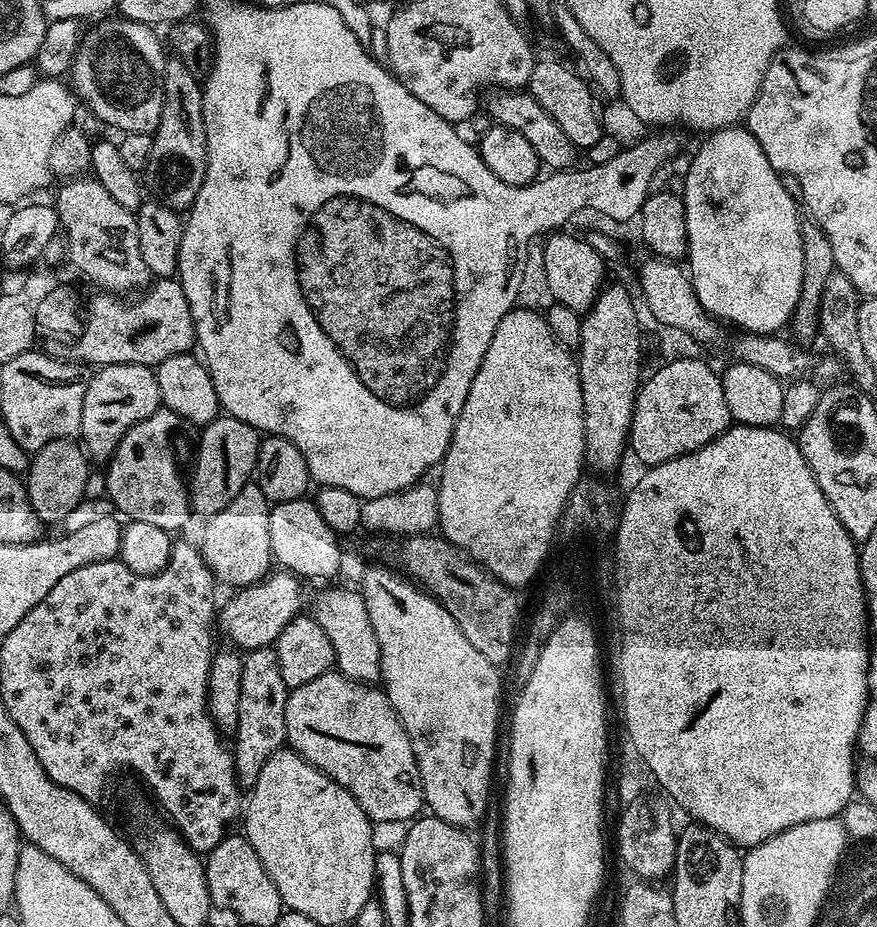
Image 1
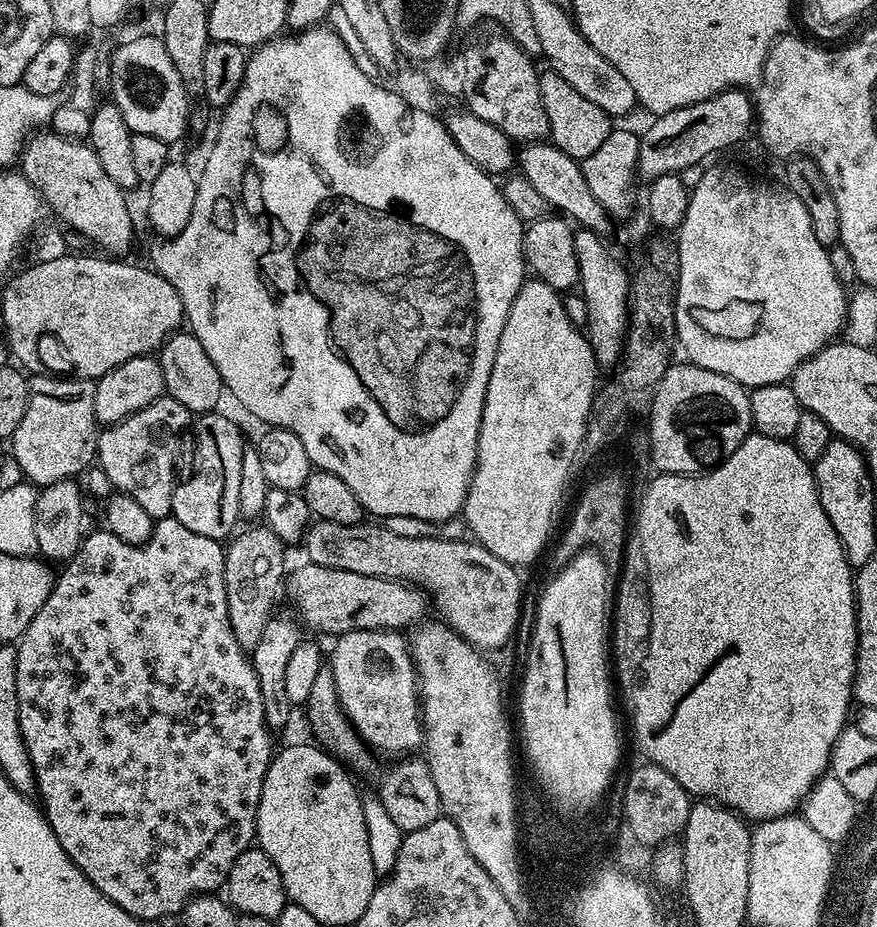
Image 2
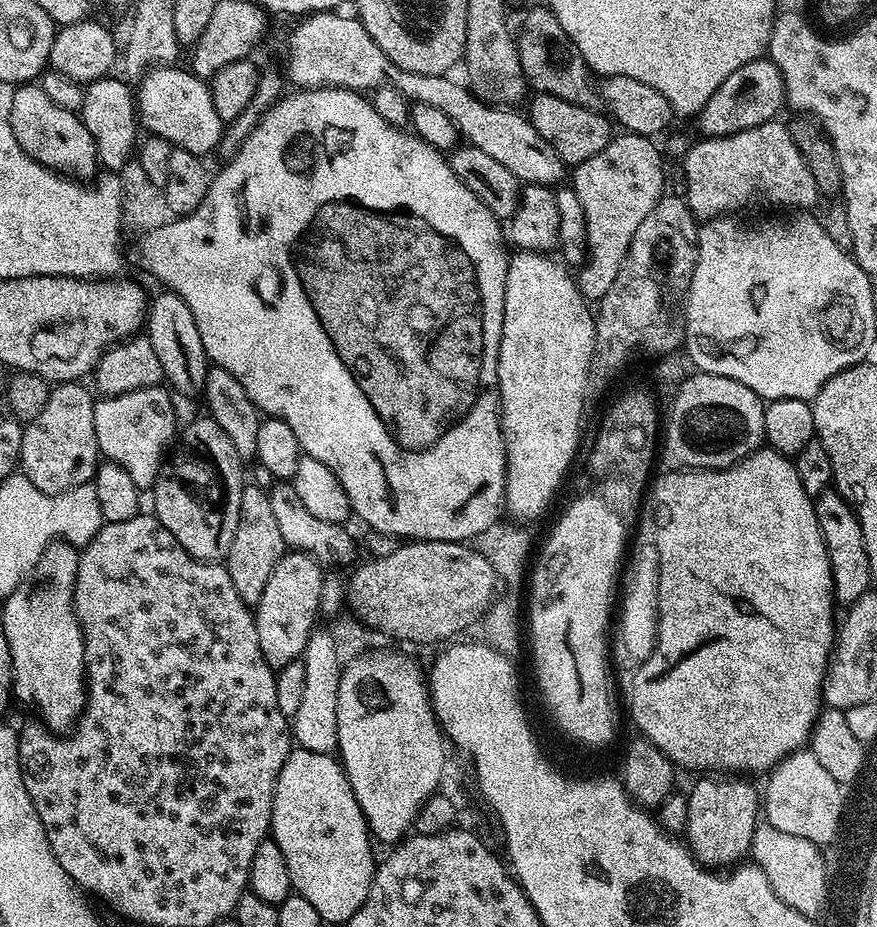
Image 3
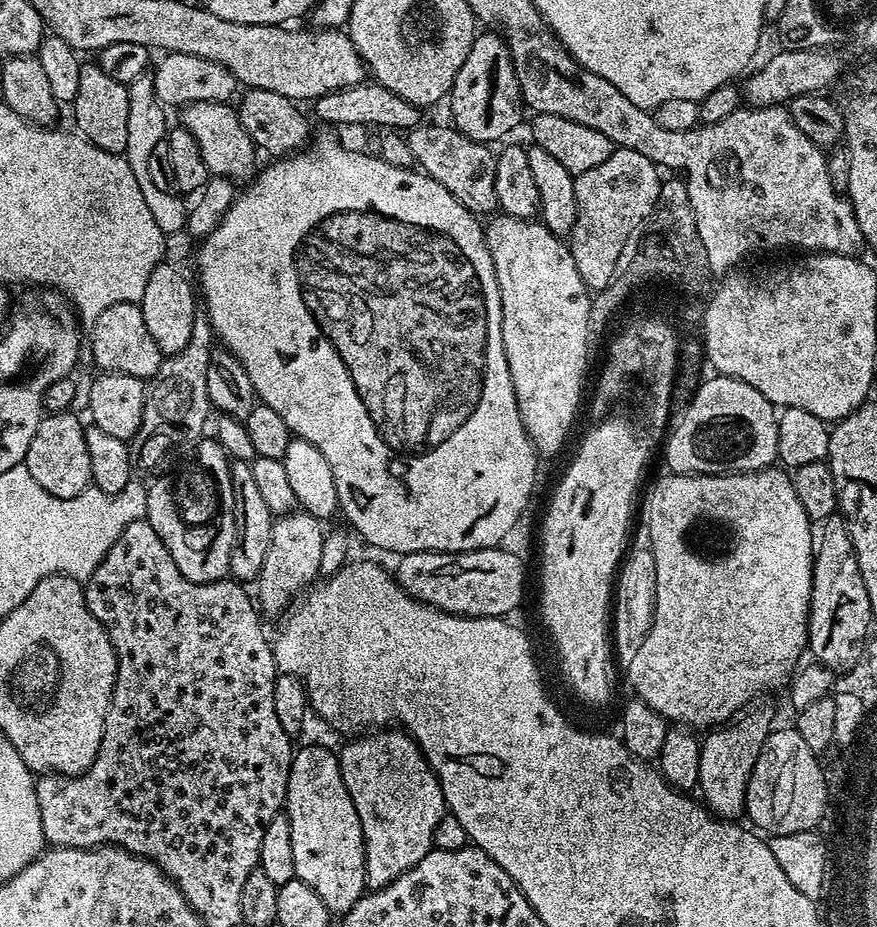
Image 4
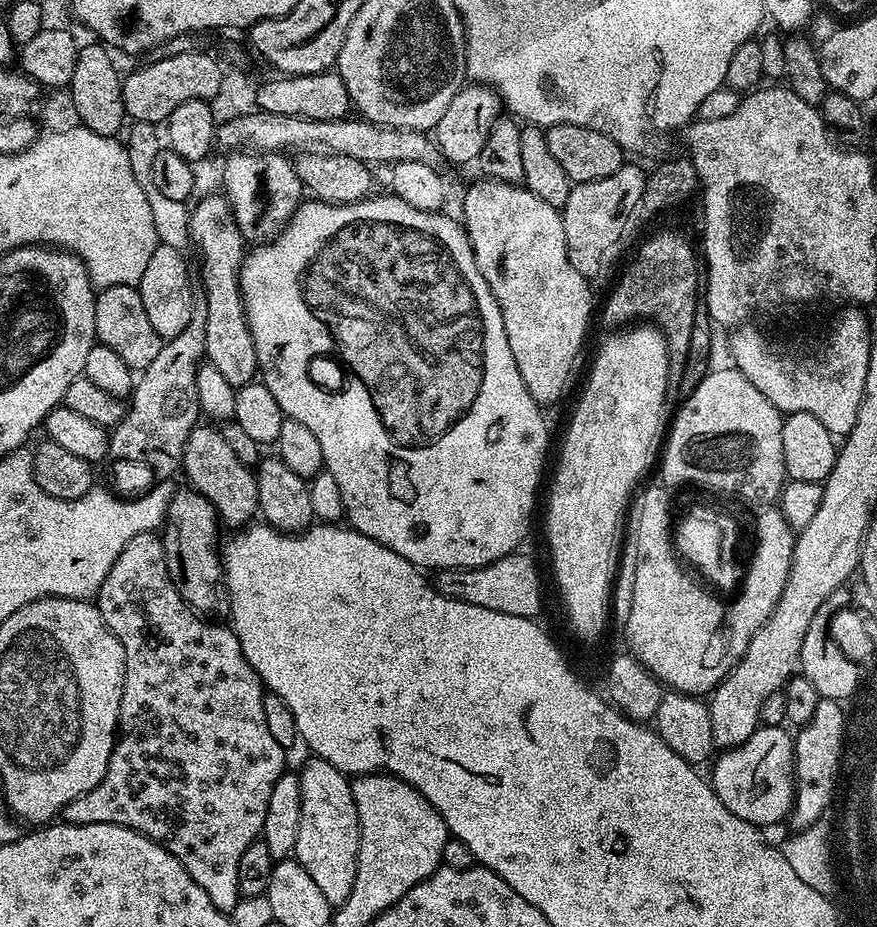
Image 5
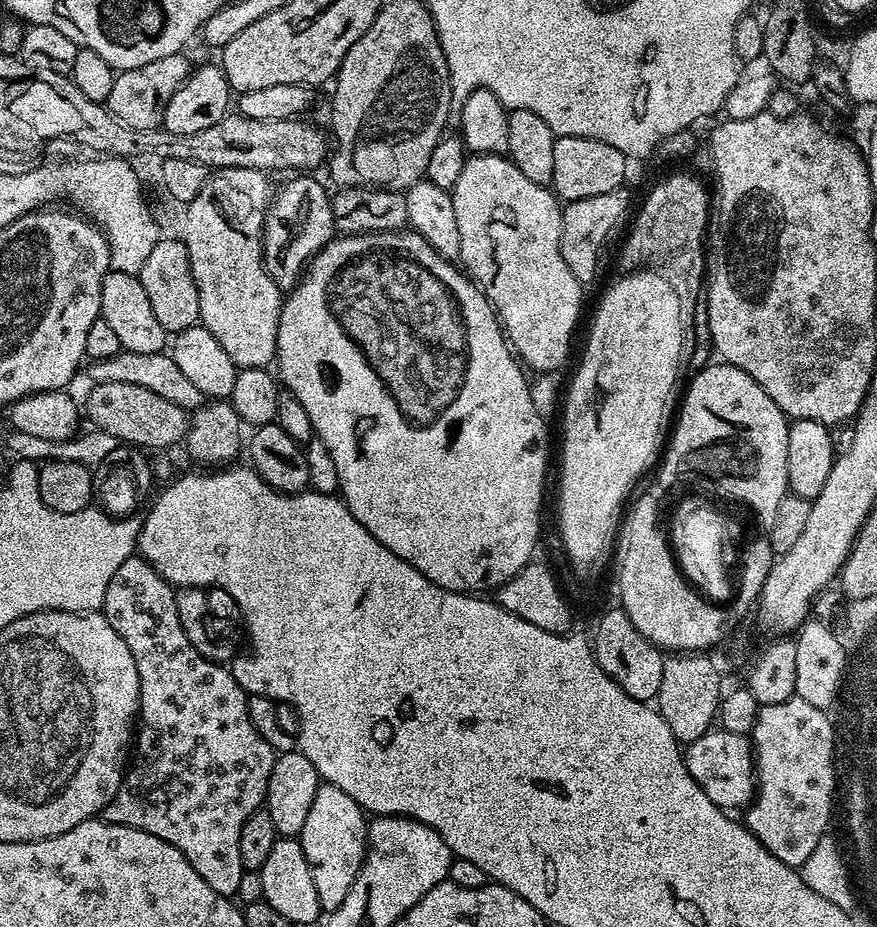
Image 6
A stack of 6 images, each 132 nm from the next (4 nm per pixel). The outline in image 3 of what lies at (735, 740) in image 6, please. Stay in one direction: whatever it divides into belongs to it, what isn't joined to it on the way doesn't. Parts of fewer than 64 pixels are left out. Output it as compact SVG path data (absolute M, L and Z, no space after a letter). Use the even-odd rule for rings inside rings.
M806 748L791 752L769 771L766 779L766 788L762 790L762 810L767 823L788 834L821 838L822 842L827 842L835 827L841 824L840 816L846 804L844 800L840 801L843 789L834 787L835 781L819 765L818 758Z

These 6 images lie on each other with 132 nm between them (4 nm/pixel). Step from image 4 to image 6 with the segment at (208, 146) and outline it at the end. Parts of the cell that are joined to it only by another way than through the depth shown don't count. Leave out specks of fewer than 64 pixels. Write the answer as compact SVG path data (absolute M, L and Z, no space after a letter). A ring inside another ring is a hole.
M300 174L297 176L300 176L297 180L288 180L281 186L281 188L277 187L275 189L274 195L268 206L268 210L264 213L264 238L262 241L264 245L264 268L270 274L272 281L274 281L282 290L291 290L296 287L296 282L300 279L305 269L307 269L309 260L311 260L312 257L317 256L318 253L326 247L329 240L333 239L334 236L334 221L332 218L332 202L330 199L330 192L327 192L327 190L324 189L314 177L312 177L315 175Z

